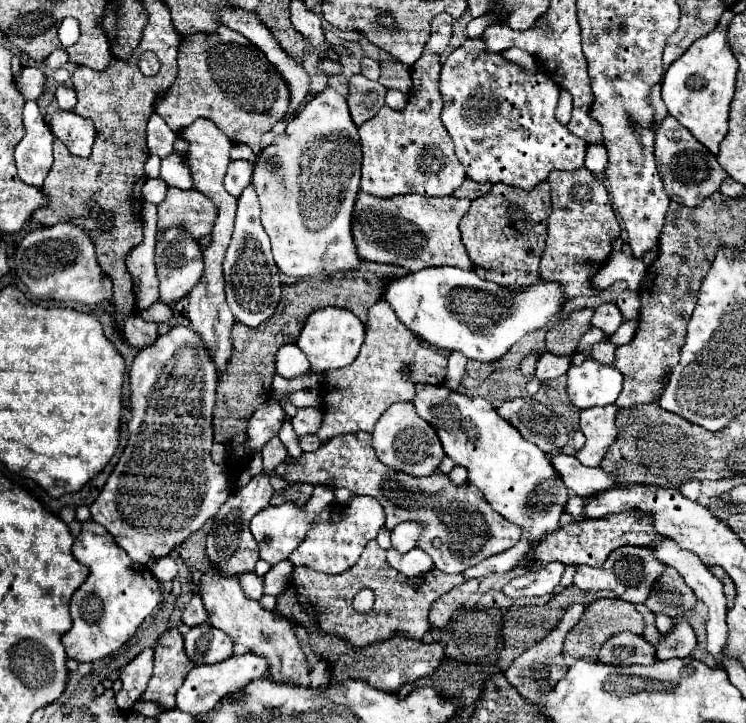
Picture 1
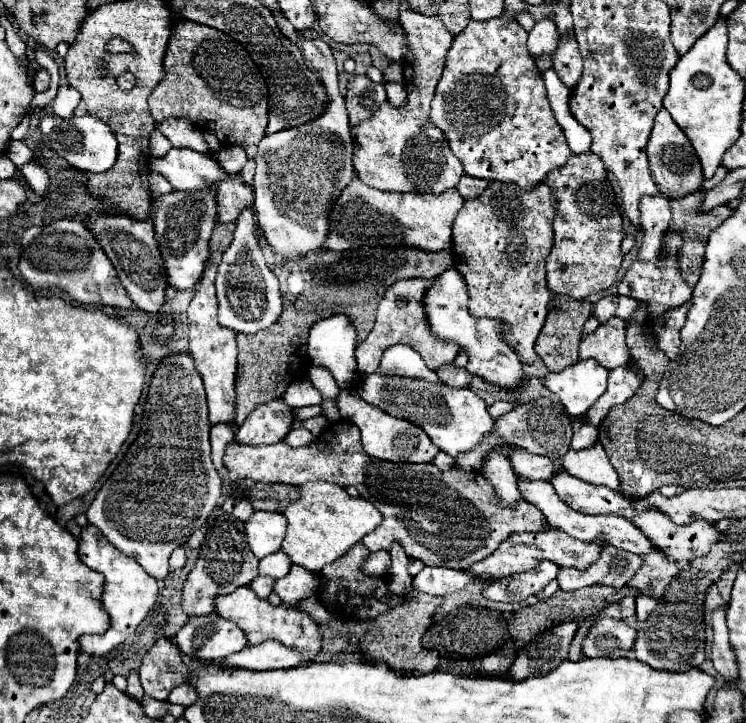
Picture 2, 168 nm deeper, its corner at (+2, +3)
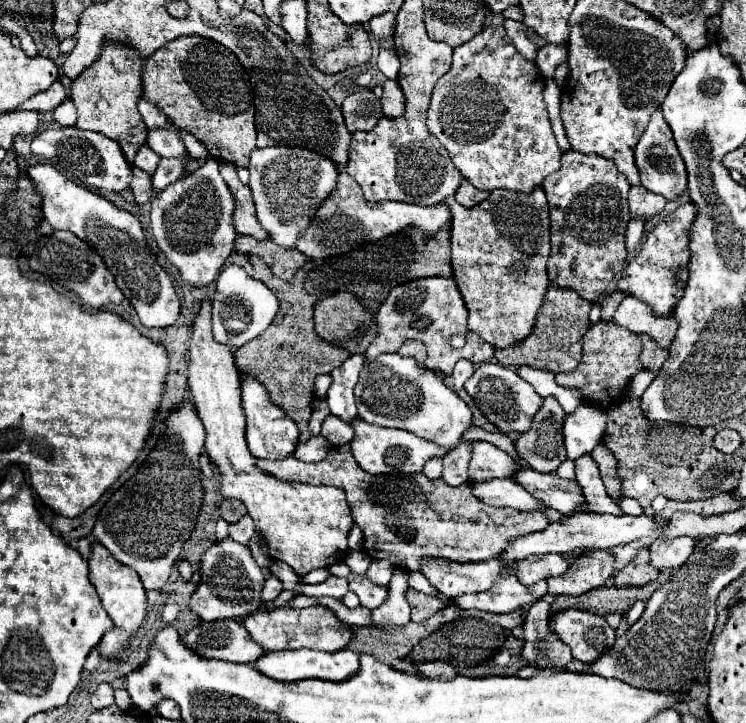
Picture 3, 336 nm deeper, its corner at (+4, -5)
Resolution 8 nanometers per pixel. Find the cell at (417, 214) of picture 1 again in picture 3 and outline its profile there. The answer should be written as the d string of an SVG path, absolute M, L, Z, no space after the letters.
M339 169L337 187L329 195L329 199L325 199L325 203L321 203L321 207L317 209L313 223L307 227L305 235L297 241L297 249L305 253L309 259L323 259L323 257L333 257L351 251L353 247L359 247L363 243L393 235L409 225L415 225L427 233L437 233L449 221L451 221L451 211L443 203L435 207L419 207L419 205L397 203L397 201L369 203L363 197L363 191L357 185L357 181L353 181L345 169Z

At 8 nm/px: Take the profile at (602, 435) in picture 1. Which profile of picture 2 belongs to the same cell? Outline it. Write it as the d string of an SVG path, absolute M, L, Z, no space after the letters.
M595 441L587 449L579 449L579 451L569 449L569 455L561 457L561 463L563 469L577 479L583 479L591 485L605 485L611 489L619 489L617 473L611 467L603 451L603 445L599 441Z

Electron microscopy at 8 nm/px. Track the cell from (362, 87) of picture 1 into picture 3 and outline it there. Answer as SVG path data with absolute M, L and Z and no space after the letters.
M363 89L359 93L351 93L349 97L345 97L341 109L343 109L345 125L347 125L347 129L351 133L369 131L383 117L381 101L373 95L371 89Z

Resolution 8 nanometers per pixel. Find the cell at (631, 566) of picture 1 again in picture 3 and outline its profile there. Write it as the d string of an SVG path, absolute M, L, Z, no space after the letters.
M585 551L579 559L575 559L567 571L567 575L561 577L549 577L547 579L547 587L551 595L581 595L585 591L591 591L595 587L603 587L609 577L613 575L613 567L615 567L615 557L609 551Z

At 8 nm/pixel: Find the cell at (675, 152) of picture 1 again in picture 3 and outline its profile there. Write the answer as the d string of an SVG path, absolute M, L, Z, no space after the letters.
M657 109L651 115L651 121L645 129L645 133L641 135L637 147L635 147L635 165L639 169L641 175L641 185L647 187L653 193L663 195L665 199L677 199L681 193L687 191L687 171L685 171L685 163L679 155L679 149L675 147L673 135L669 125L665 123L661 109Z

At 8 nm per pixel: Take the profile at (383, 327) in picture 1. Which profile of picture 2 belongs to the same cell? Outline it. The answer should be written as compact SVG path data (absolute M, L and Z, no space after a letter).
M407 279L407 281L397 281L389 287L389 291L383 295L383 299L377 307L377 319L375 319L373 331L367 335L367 339L363 343L357 345L357 351L355 351L357 381L365 381L365 375L371 375L375 369L379 369L383 351L391 345L397 345L397 343L413 347L423 357L423 361L429 365L429 369L433 369L433 371L437 371L441 365L453 363L453 359L459 353L459 347L455 343L437 339L429 331L429 325L423 315L421 297L429 285L431 285L431 279Z

